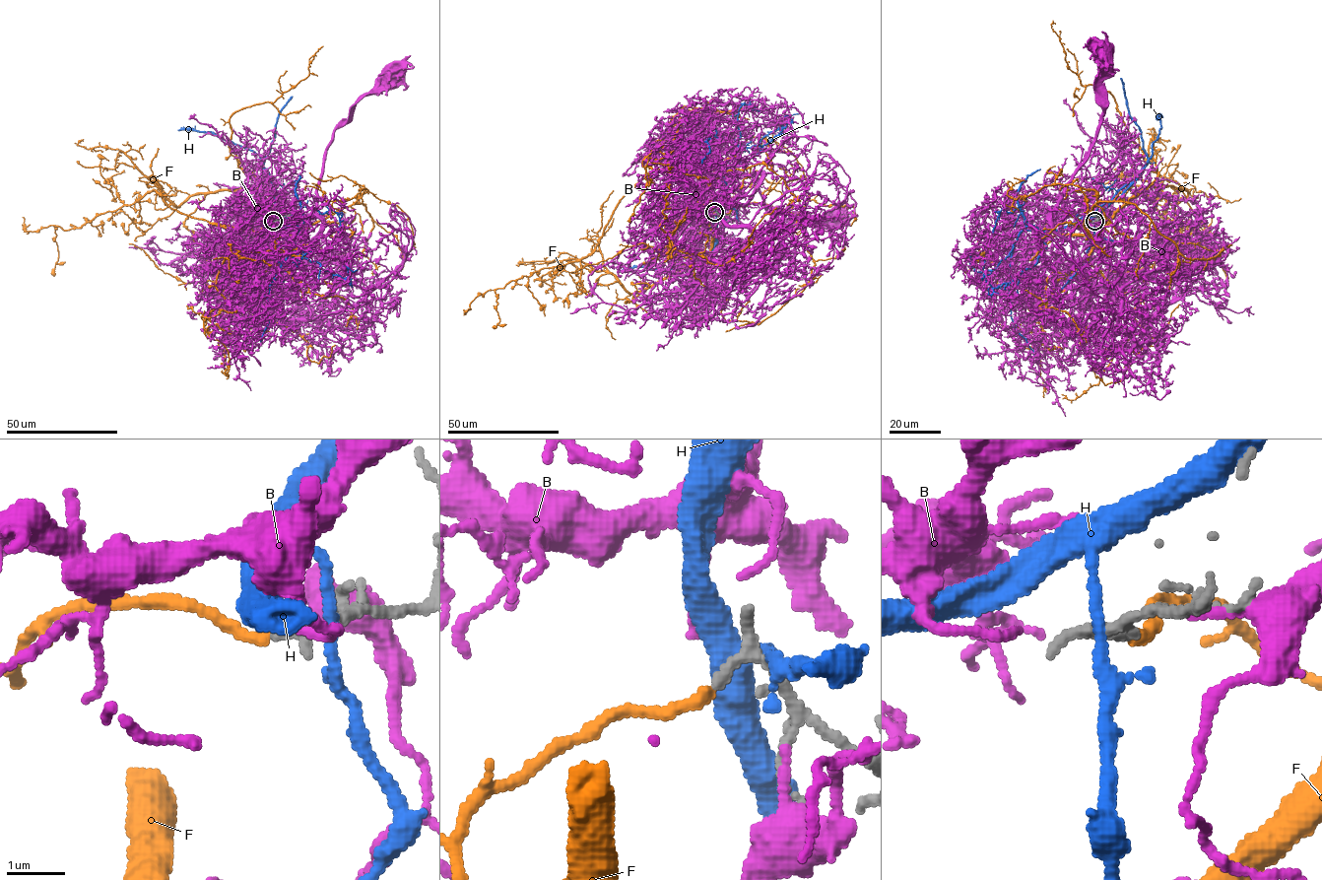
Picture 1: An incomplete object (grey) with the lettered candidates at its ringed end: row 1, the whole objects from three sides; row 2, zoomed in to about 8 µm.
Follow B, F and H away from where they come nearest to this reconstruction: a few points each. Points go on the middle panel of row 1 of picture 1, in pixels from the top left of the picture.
B: (716, 216), (712, 225), (694, 224), (700, 194), (722, 173), (751, 173), (763, 207), (780, 220), (834, 217)
F: (714, 212), (706, 223), (710, 190), (699, 177), (651, 171), (621, 199), (593, 250), (495, 290), (495, 328)
H: (716, 211), (722, 166), (737, 154), (736, 141), (711, 136), (706, 141), (709, 152), (701, 164)

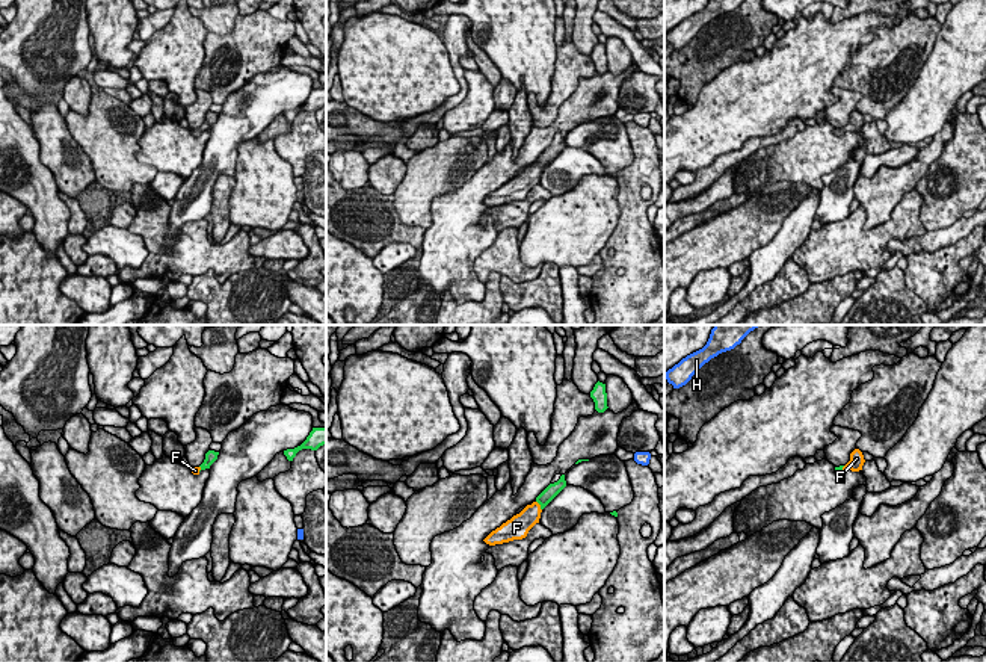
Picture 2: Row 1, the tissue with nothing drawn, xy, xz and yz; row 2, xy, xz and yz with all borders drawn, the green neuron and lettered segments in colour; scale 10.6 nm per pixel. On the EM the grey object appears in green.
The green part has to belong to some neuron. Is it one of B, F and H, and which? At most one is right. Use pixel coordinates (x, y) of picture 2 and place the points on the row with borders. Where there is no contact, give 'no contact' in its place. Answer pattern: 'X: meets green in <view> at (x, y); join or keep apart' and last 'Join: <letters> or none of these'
B: no contact; keep apart
F: meets green in xz at (539, 504); join
H: no contact; keep apart
Join: F

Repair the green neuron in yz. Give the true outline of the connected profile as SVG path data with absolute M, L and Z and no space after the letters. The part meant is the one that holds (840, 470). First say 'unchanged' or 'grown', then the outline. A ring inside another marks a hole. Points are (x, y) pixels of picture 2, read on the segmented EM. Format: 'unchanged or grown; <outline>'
grown; M855 449L850 453L850 461L846 466L835 467L835 473L841 475L846 470L859 472L862 470L864 462L865 459L864 459L862 452L859 449Z

